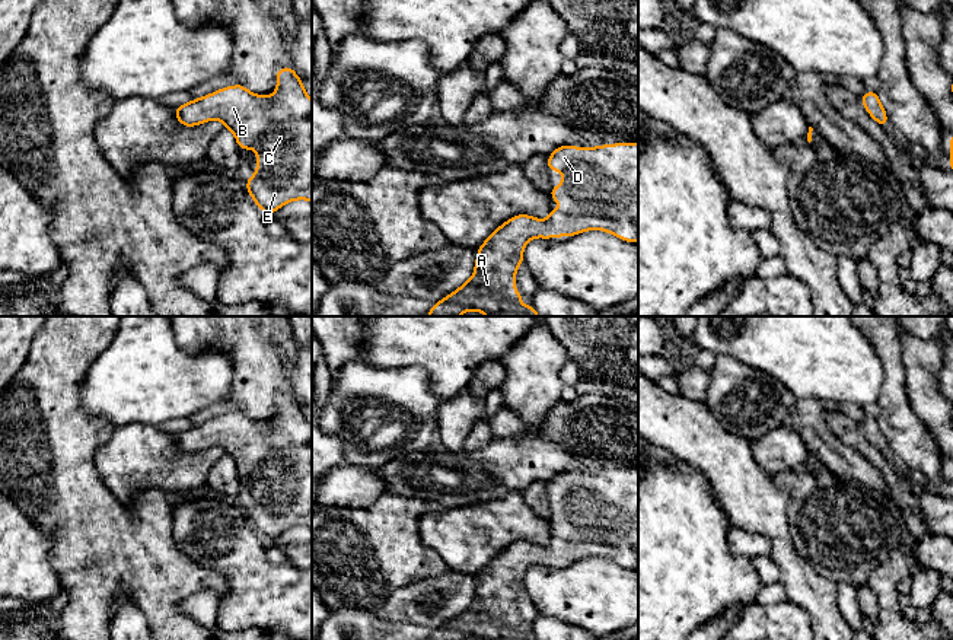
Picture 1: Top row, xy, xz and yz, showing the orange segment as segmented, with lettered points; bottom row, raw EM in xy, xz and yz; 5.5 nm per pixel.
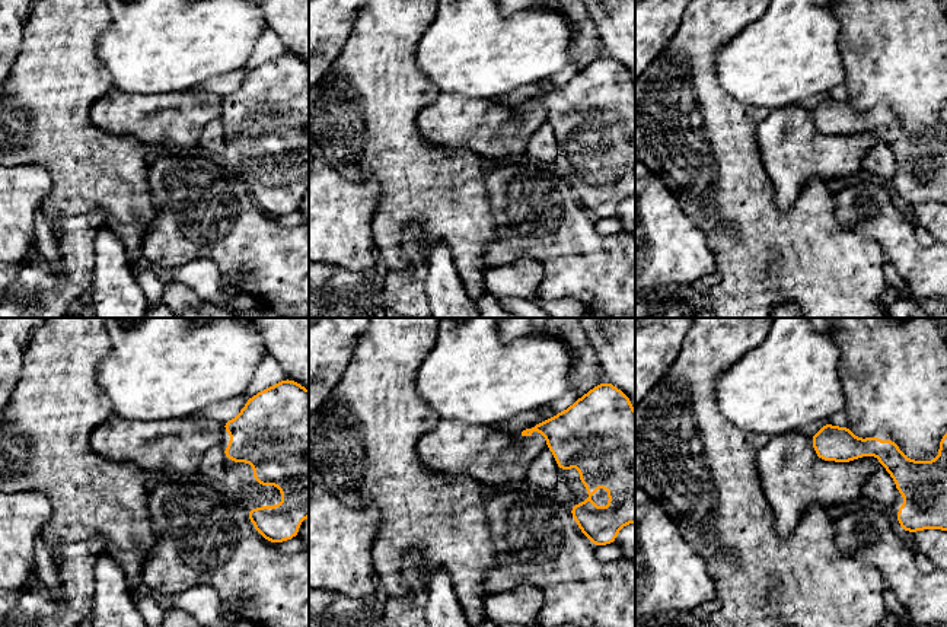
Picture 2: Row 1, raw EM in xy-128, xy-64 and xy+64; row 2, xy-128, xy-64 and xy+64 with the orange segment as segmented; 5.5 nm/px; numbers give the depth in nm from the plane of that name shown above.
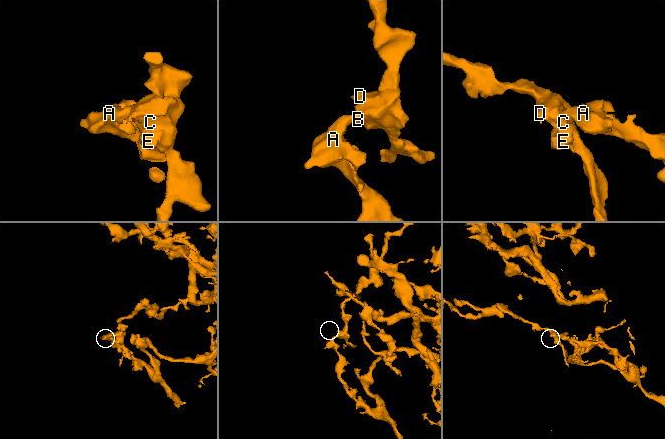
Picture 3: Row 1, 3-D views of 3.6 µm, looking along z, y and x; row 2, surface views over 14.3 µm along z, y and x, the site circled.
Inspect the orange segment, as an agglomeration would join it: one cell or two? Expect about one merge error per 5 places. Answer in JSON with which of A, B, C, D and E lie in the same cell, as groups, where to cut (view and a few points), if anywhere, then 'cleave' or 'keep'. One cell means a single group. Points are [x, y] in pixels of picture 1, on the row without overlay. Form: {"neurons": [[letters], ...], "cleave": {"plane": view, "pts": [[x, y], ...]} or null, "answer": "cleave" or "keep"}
{"neurons": [["A", "B", "C", "D", "E"]], "cleave": null, "answer": "keep"}

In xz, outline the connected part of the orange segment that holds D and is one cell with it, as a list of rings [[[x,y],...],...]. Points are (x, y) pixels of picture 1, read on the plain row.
[[[618,469],[605,471],[599,474],[573,474],[570,471],[555,475],[548,485],[548,497],[561,497],[562,510],[555,512],[549,522],[555,529],[561,529],[560,535],[551,536],[545,547],[528,541],[517,541],[497,554],[487,567],[478,573],[475,586],[475,598],[472,604],[463,609],[458,617],[437,628],[428,640],[465,640],[468,637],[478,637],[481,640],[538,640],[529,631],[517,633],[516,627],[525,627],[526,621],[517,621],[516,596],[523,589],[523,574],[533,564],[558,564],[564,561],[571,564],[580,558],[599,555],[609,558],[627,569],[638,569],[638,471]]]

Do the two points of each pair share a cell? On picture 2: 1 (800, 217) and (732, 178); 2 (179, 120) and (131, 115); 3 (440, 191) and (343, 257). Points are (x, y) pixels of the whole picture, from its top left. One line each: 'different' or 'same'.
1: same
2: same
3: different

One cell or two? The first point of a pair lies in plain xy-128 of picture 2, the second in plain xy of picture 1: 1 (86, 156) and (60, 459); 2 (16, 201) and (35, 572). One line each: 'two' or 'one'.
1: one
2: one

